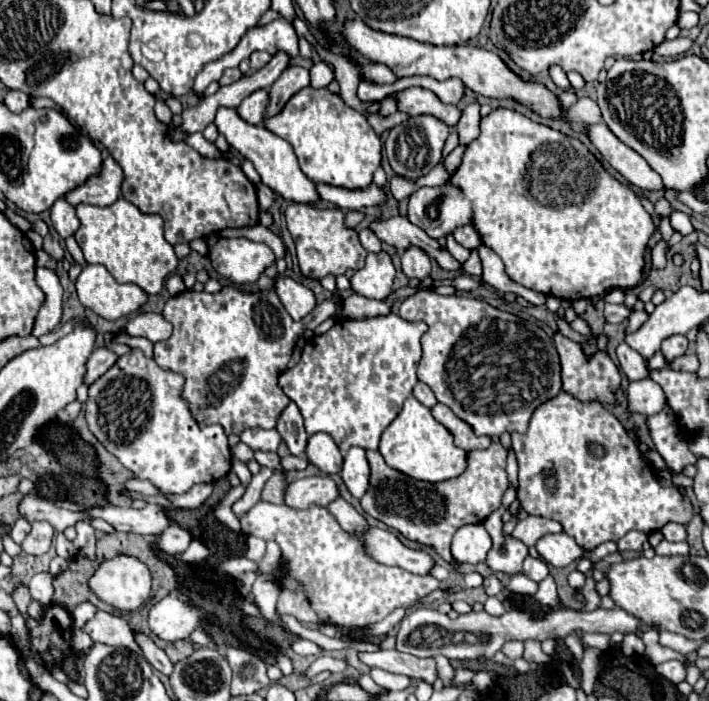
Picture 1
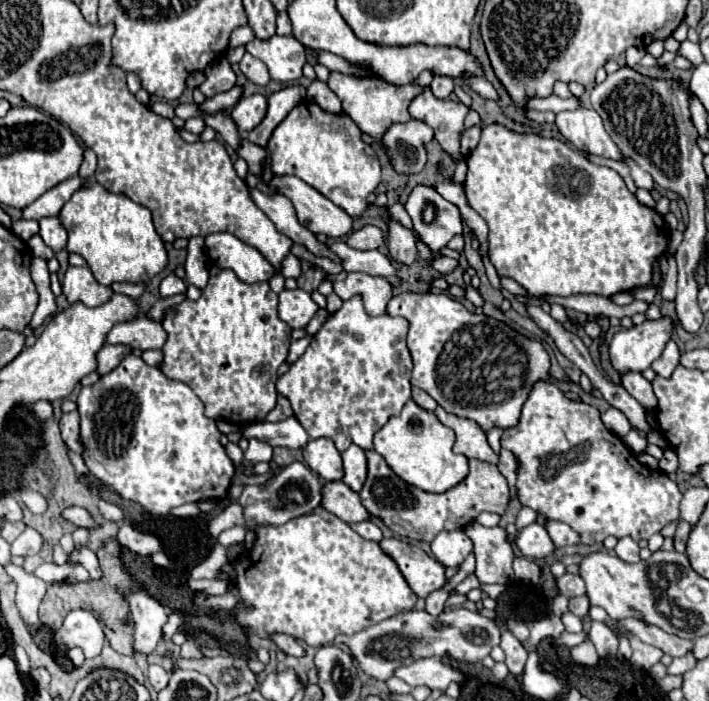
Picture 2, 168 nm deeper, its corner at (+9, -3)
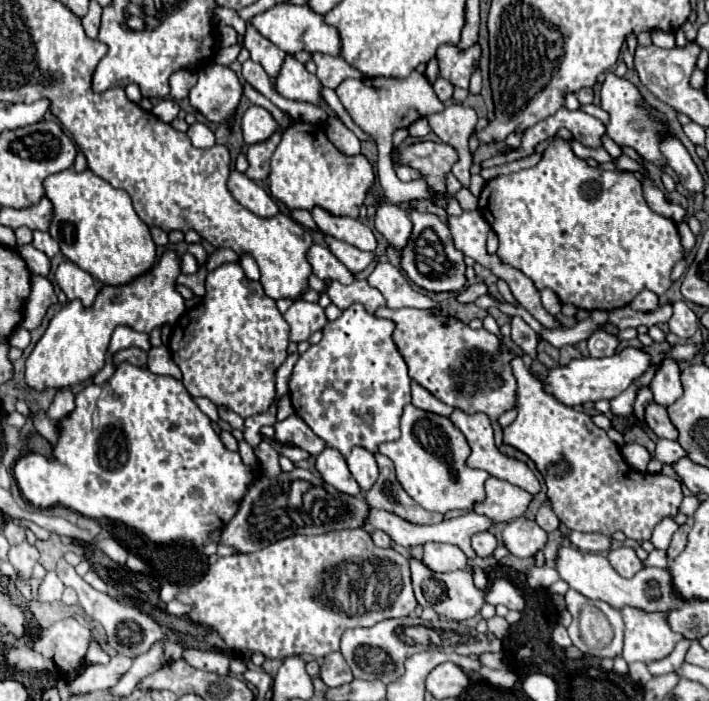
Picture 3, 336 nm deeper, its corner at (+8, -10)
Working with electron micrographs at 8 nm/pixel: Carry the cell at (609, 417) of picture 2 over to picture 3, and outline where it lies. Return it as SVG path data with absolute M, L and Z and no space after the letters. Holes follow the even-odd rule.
M624 443L622 445L622 455L626 457L626 461L630 461L632 469L644 473L646 471L646 465L650 463L652 455L648 453L648 449L644 449L642 445L636 445L636 443Z

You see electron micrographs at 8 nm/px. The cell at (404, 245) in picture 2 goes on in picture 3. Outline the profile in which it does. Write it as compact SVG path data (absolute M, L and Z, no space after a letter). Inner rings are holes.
M380 199L376 211L376 229L384 235L392 249L402 251L410 239L412 223L404 209L398 209L388 199Z

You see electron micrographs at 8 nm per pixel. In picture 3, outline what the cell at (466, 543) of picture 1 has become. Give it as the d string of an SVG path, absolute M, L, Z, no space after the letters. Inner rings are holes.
M426 543L422 563L436 573L448 573L468 567L468 559L458 545L450 543Z

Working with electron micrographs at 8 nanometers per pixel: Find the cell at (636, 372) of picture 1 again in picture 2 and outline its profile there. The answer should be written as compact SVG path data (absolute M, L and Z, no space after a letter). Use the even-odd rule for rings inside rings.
M627 372L621 376L621 384L623 388L647 410L655 410L657 408L657 398L653 394L653 388L651 388L651 382L645 380L639 372Z

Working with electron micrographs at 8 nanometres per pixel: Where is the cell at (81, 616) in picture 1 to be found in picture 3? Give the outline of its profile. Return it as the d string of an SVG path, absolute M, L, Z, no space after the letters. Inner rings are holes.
M92 637L90 639L90 645L88 645L88 651L84 655L84 661L86 663L108 663L110 657L104 653L104 649L100 647L100 643Z

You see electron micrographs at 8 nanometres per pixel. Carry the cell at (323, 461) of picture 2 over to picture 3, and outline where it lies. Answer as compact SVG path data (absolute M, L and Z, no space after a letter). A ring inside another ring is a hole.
M326 447L322 453L316 455L316 471L334 489L338 489L342 493L348 493L348 495L358 495L360 493L360 487L354 481L354 477L350 475L344 457L336 449Z

